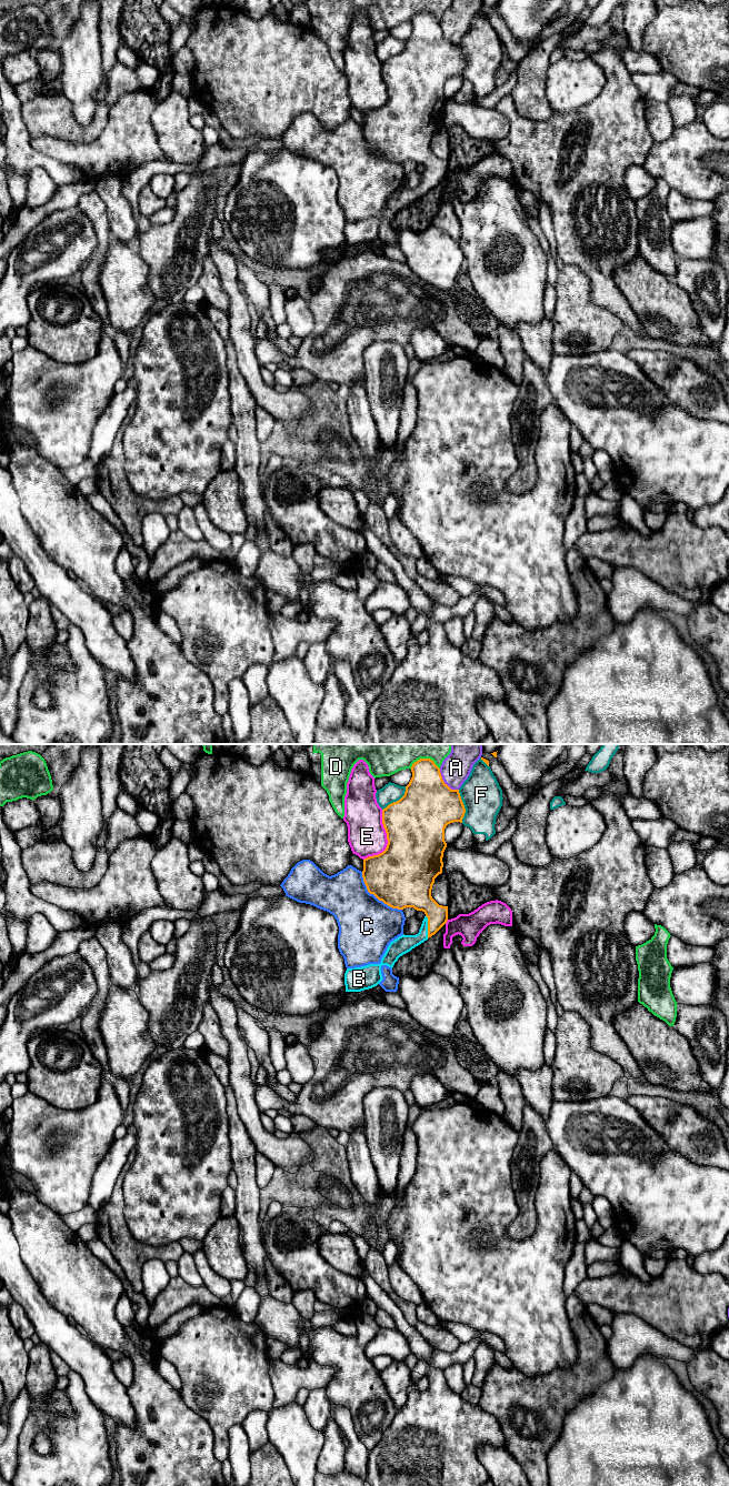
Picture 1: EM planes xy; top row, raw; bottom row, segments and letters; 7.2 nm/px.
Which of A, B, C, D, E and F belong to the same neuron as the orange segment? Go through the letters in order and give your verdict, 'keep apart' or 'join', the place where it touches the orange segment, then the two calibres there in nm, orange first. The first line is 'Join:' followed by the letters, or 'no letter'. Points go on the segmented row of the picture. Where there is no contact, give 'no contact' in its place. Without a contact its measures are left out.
Join: B
A: keep apart; meets orange in xy at (443, 782); 380 nm thick on the orange side, 220 nm on the other
B: join; meets orange in xy at (428, 926); 200 nm thick on the orange side, 130 nm on the other
C: keep apart; meets orange in xy at (376, 896); 460 nm thick on the orange side, 400 nm on the other
D: keep apart; meets orange in xy at (426, 759); 300 nm thick on the orange side, 380 nm on the other
E: keep apart; meets orange in xy at (387, 839); 440 nm thick on the orange side, 280 nm on the other
F: keep apart; meets orange in xy at (463, 806); 380 nm thick on the orange side, 280 nm on the other

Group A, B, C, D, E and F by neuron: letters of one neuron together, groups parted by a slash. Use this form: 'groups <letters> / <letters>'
groups A / B / C / D / E / F

